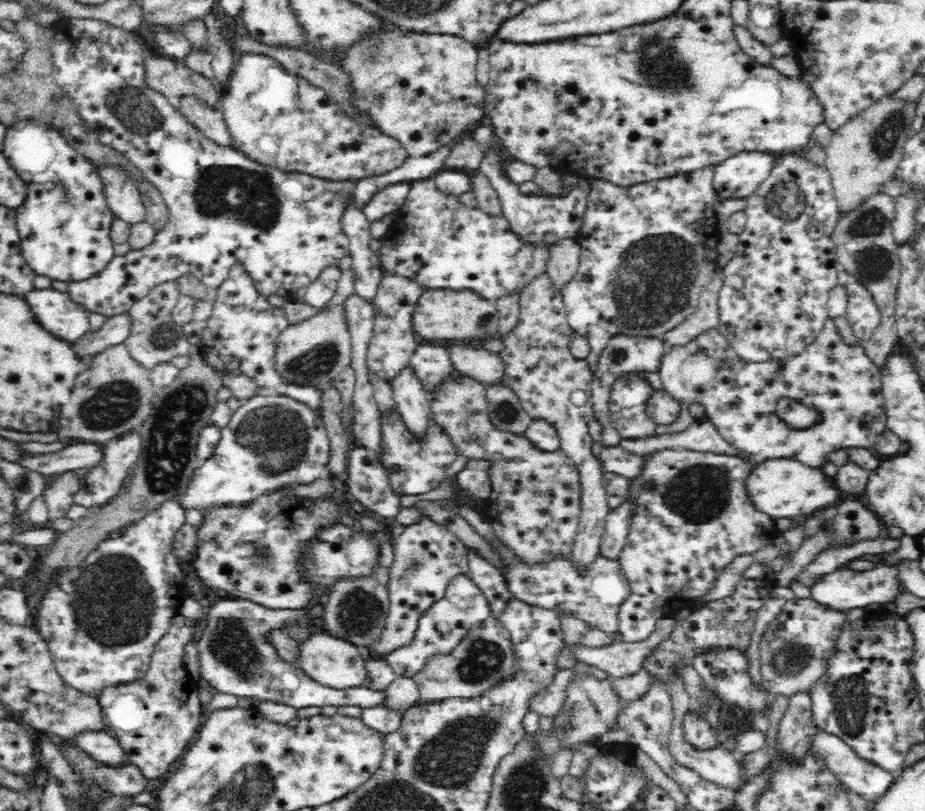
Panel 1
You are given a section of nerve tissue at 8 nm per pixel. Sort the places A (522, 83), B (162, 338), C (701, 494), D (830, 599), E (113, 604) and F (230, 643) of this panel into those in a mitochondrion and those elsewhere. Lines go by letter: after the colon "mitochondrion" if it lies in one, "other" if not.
A: other
B: mitochondrion
C: mitochondrion
D: other
E: mitochondrion
F: mitochondrion

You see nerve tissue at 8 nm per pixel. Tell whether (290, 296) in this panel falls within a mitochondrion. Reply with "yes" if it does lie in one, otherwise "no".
no

